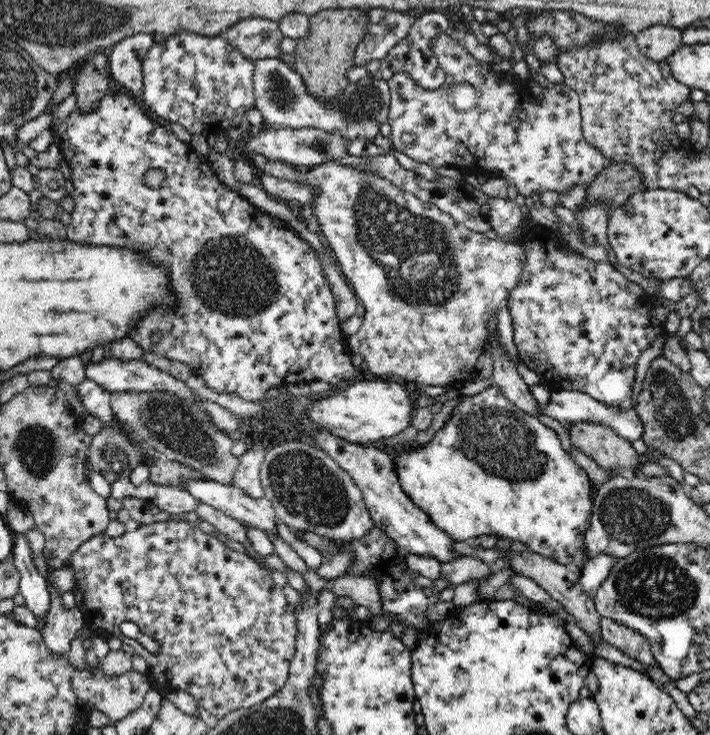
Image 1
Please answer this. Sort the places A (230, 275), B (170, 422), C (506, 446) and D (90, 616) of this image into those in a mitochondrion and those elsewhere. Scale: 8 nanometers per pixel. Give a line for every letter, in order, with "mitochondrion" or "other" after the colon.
A: mitochondrion
B: mitochondrion
C: mitochondrion
D: other

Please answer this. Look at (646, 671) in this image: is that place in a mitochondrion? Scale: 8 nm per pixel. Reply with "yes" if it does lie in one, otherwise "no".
no

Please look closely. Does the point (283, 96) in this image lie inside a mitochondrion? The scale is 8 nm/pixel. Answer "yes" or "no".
yes

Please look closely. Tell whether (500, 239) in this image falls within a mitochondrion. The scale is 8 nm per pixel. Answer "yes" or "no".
no

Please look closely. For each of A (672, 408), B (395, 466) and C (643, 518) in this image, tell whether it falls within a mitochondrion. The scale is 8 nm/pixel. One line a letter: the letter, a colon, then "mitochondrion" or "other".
A: mitochondrion
B: other
C: mitochondrion

